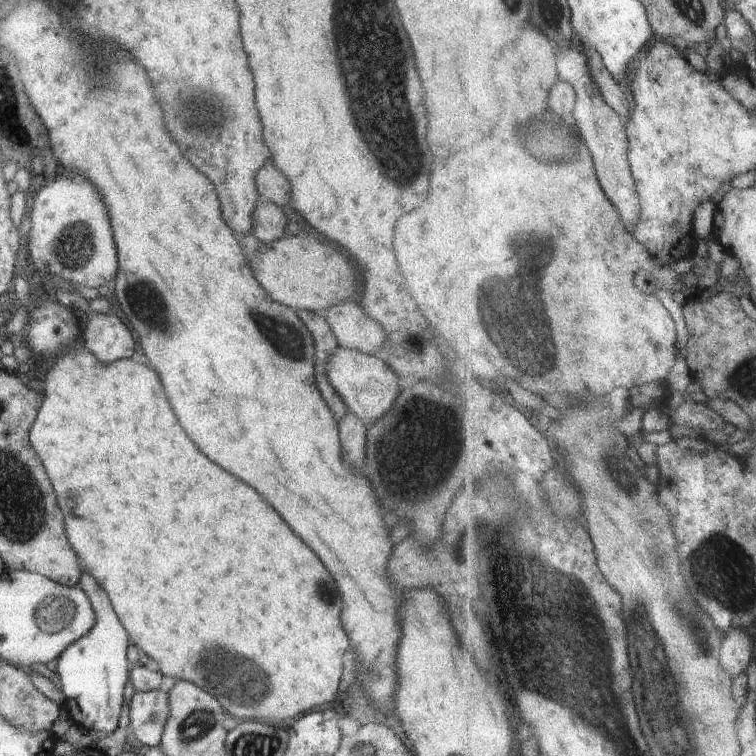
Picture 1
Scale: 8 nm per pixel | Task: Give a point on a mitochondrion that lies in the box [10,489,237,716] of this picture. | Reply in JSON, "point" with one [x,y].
{"point":[52,617]}

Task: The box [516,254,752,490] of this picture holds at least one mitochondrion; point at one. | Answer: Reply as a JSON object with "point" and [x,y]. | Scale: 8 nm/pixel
{"point":[617,454]}

